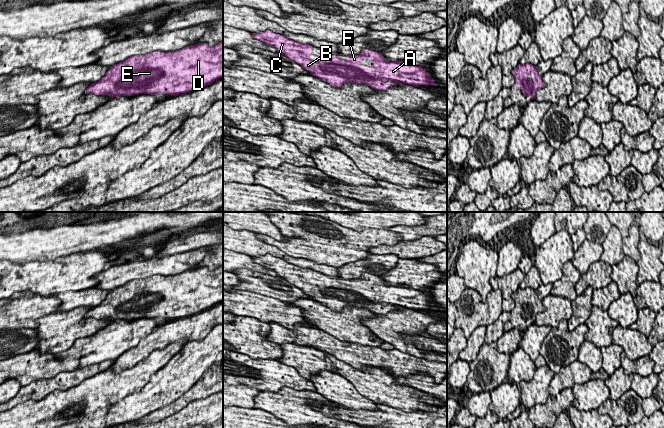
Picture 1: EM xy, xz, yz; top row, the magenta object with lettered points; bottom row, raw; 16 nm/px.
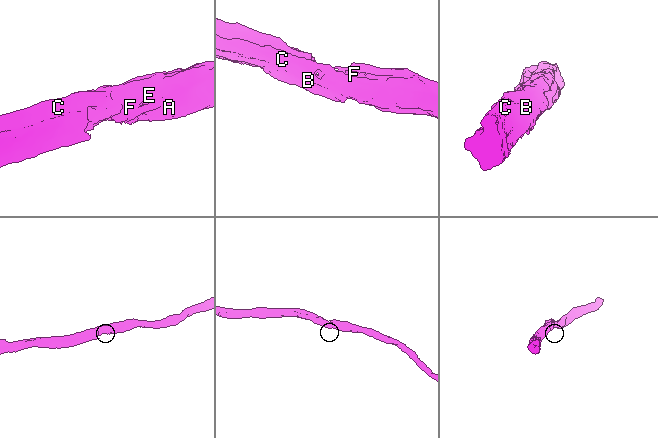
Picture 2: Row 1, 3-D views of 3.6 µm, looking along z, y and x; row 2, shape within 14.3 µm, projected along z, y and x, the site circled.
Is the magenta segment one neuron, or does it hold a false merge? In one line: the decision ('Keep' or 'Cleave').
Keep

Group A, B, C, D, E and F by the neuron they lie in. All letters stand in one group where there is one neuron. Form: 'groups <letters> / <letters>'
groups A B C D E F

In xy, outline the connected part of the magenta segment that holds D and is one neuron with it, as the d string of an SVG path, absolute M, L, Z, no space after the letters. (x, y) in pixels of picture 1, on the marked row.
M223 41L214 47L207 43L198 43L176 51L154 51L146 55L132 56L111 66L104 77L88 86L85 94L106 94L110 98L139 94L177 96L210 85L222 77Z

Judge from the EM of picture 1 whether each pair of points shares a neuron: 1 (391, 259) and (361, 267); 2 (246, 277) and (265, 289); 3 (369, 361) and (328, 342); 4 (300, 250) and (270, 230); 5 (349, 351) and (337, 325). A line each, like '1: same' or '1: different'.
1: same
2: same
3: same
4: different
5: different

